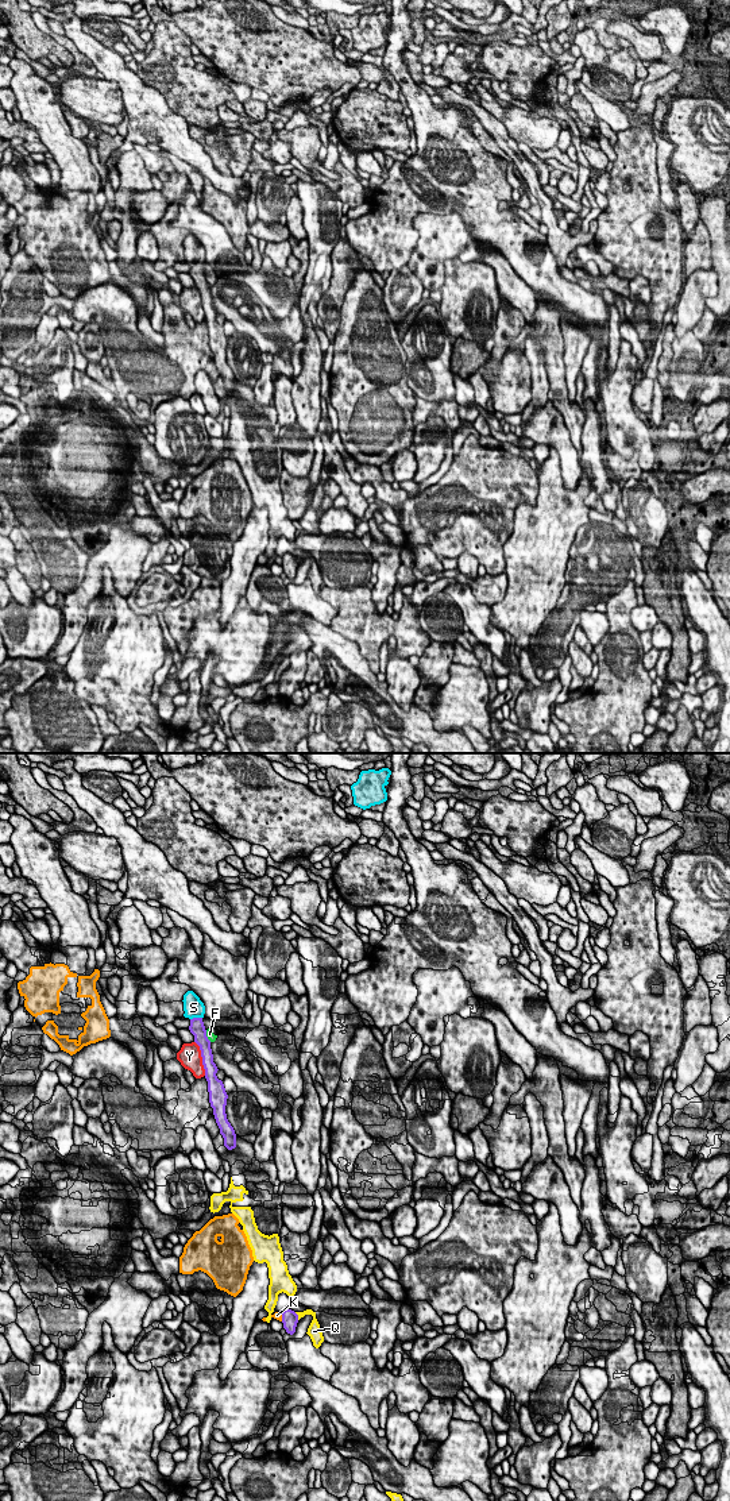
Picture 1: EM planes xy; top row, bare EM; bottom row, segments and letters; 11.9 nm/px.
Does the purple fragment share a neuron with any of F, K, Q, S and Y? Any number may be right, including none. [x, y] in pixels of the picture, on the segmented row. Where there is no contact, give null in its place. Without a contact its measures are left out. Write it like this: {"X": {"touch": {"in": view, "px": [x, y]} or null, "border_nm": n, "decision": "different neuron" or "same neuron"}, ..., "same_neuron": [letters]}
{"F": {"touch": {"in": "xy", "px": [205, 1035]}, "border_nm": 160, "decision": "different neuron"}, "K": {"touch": {"in": "xy", "px": [282, 1318]}, "border_nm": 100, "decision": "different neuron"}, "Q": {"touch": {"in": "xy", "px": [297, 1316]}, "border_nm": 110, "decision": "different neuron"}, "S": {"touch": {"in": "xy", "px": [196, 1018]}, "border_nm": 150, "decision": "same neuron"}, "Y": {"touch": {"in": "xy", "px": [203, 1058]}, "border_nm": 440, "decision": "different neuron"}, "same_neuron": ["S"]}

